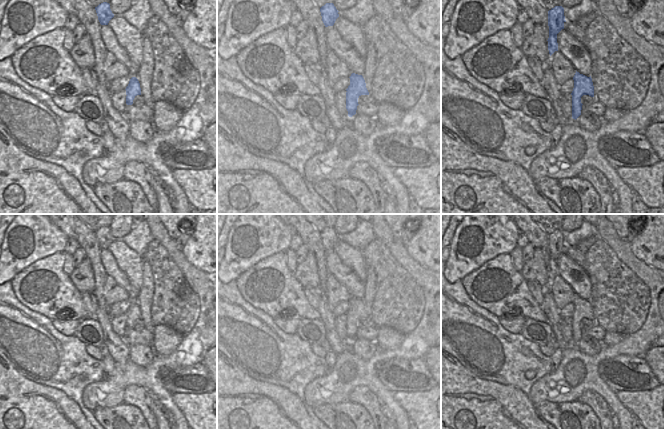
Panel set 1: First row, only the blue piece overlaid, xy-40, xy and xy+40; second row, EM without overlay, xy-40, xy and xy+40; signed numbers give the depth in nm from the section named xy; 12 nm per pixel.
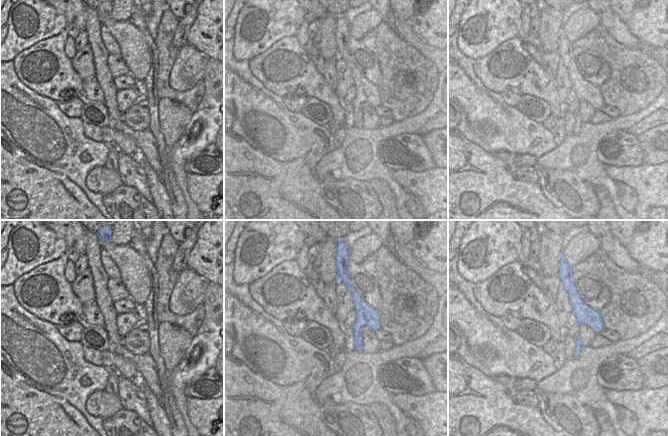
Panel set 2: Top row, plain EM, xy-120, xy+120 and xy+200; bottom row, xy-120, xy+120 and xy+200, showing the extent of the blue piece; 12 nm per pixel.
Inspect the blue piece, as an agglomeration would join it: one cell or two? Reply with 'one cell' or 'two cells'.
two cells

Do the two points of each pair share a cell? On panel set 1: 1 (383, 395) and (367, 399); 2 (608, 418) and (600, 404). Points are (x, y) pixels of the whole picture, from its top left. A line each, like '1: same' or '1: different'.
1: different
2: same

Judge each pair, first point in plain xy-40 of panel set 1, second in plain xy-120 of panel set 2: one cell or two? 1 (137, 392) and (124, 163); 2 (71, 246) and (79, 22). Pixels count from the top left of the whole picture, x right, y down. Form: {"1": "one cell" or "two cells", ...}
{"1": "one cell", "2": "two cells"}

